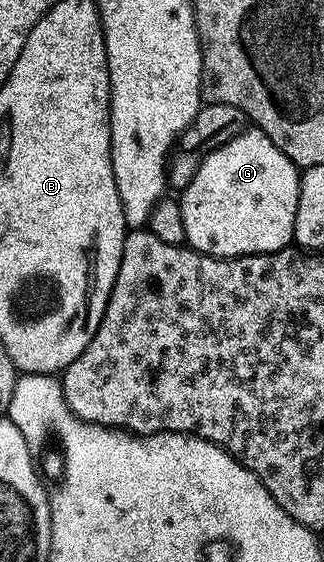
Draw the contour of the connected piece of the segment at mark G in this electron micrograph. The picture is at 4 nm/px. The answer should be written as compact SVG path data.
M247 126L230 140L214 148L202 159L192 182L181 189L180 203L184 214L186 244L206 256L233 258L235 256L258 256L261 252L278 252L293 241L298 205L299 169L258 128Z

